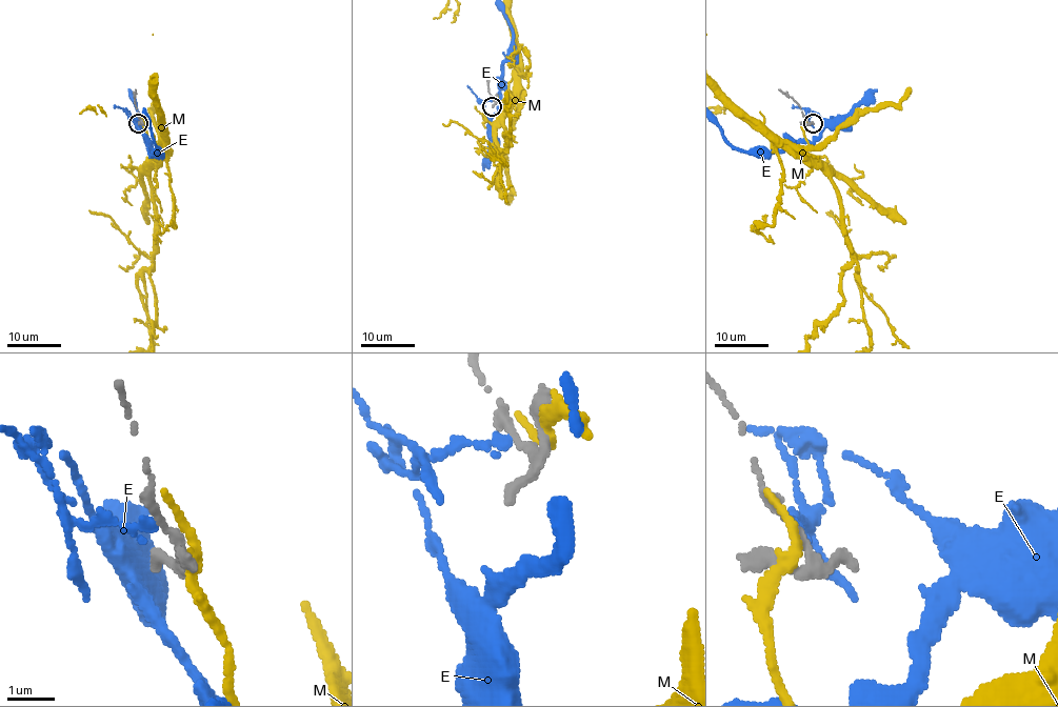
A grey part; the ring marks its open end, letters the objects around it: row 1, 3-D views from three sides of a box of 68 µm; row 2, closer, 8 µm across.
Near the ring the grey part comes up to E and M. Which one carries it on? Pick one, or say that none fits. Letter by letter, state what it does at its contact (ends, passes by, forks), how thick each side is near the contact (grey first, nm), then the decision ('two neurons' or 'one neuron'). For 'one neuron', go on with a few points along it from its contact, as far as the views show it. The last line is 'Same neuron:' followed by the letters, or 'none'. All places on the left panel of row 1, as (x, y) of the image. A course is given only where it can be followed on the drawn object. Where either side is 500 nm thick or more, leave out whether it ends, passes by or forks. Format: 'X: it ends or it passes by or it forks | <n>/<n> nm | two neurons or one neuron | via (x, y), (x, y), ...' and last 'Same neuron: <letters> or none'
E: it ends | 170/160 nm | two neurons
M: it passes by | 280/220 nm | two neurons
Same neuron: none

